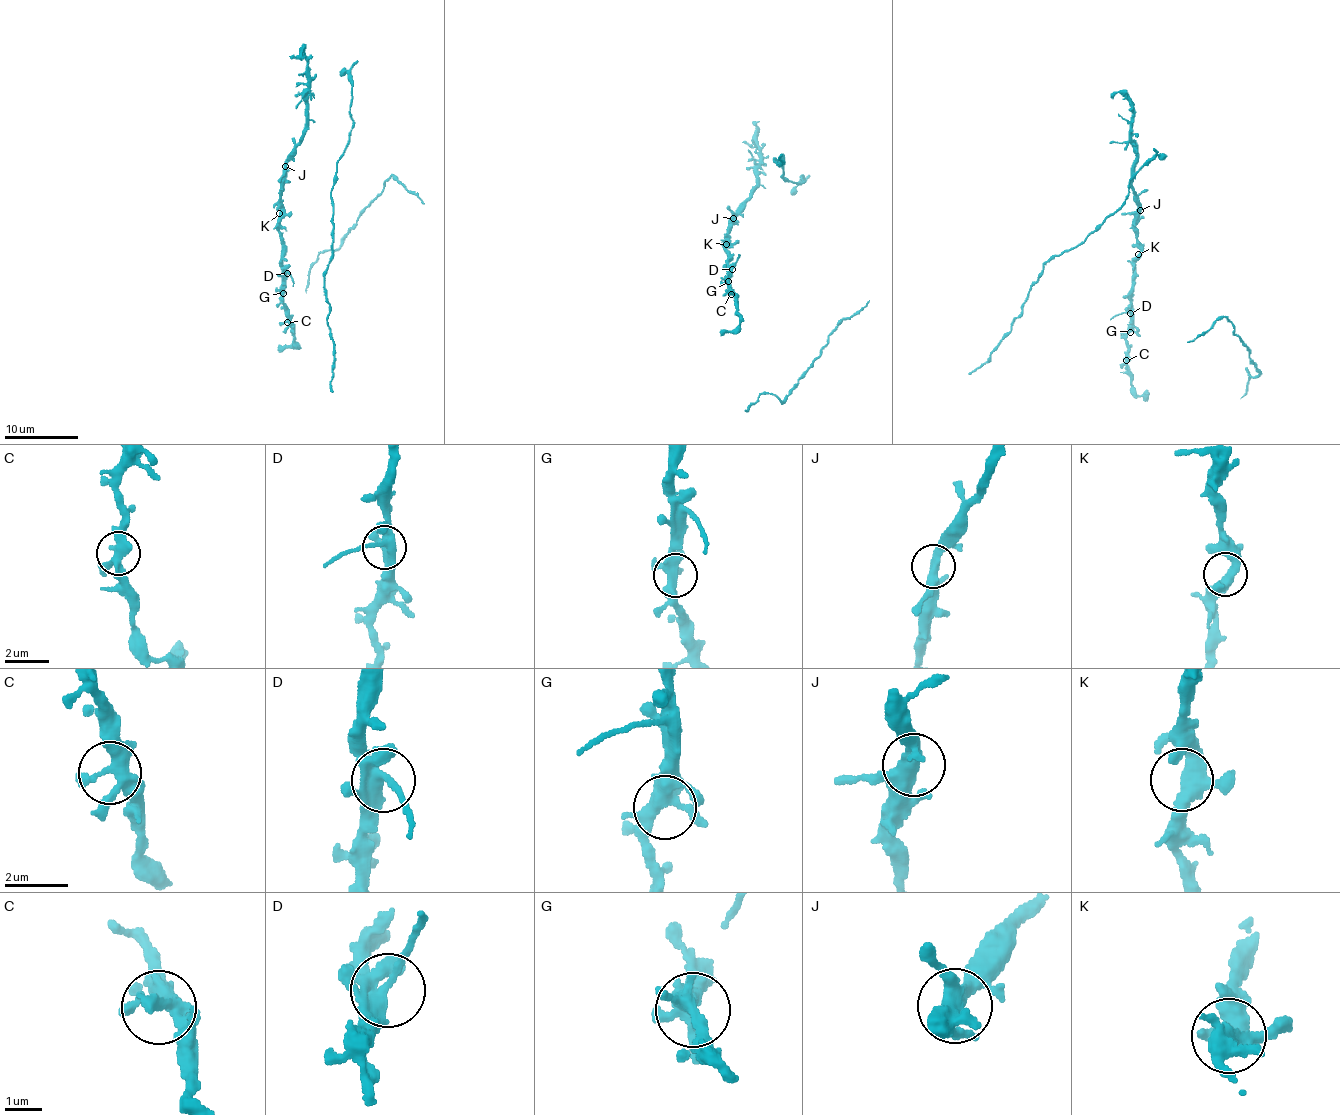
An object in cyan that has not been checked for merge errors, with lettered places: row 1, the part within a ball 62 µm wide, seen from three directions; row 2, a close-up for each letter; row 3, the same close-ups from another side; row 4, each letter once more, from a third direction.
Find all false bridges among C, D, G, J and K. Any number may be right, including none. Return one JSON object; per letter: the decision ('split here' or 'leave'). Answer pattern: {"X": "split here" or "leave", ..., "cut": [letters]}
{"C": "leave", "D": "leave", "G": "leave", "J": "leave", "K": "leave", "cut": []}

